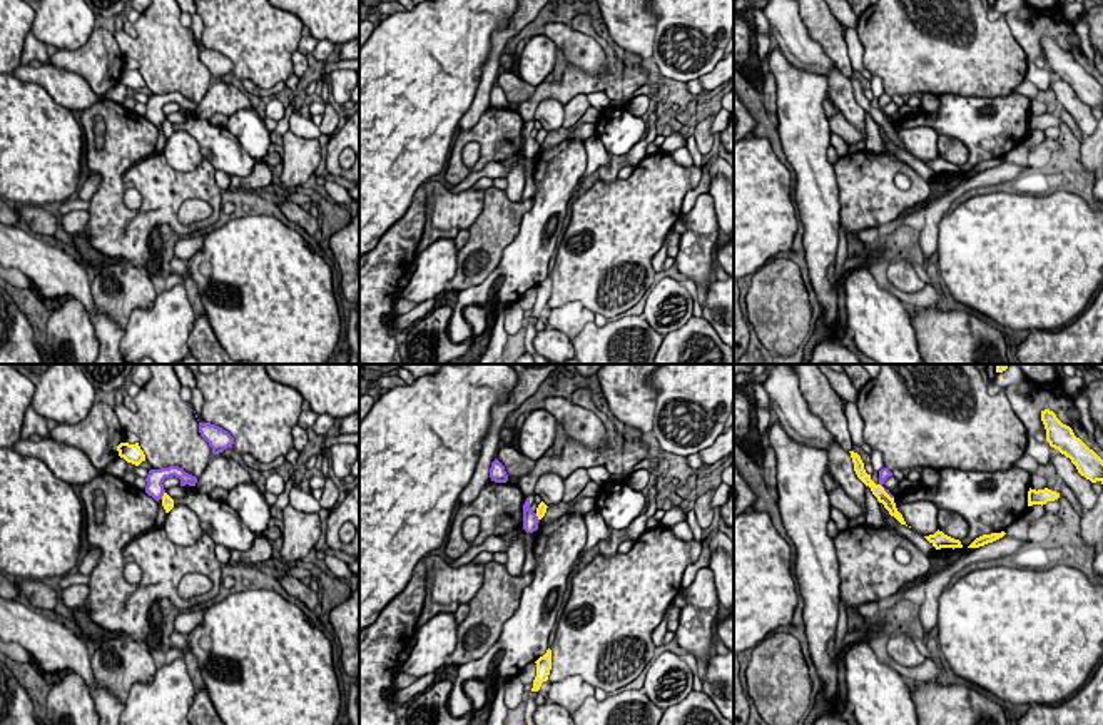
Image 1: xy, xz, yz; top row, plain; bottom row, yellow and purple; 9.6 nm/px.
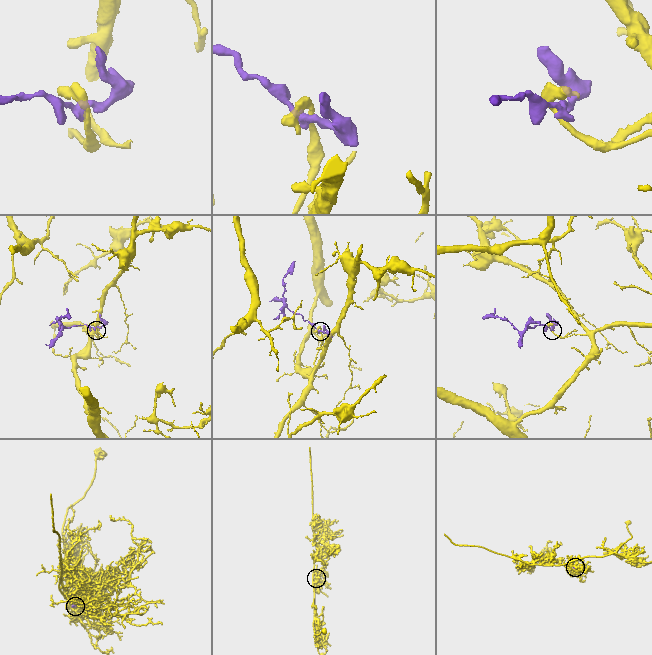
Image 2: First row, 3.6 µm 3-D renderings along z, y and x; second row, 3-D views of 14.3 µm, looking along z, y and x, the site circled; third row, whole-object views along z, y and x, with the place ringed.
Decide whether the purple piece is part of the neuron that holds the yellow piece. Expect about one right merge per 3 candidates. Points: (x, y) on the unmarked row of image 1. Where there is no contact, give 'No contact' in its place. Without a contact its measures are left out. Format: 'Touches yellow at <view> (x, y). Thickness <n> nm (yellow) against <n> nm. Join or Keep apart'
Touches yellow at yz (884, 117). Thickness 120 nm (yellow) against 120 nm. Keep apart

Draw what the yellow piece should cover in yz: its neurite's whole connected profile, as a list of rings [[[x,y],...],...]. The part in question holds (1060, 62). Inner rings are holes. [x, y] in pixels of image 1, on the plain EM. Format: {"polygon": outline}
{"polygon": [[[1041,37],[1041,47],[1050,72],[1070,84],[1081,102],[1091,109],[1100,107],[1103,110],[1103,85],[1076,63],[1073,55],[1063,50],[1053,37]]]}

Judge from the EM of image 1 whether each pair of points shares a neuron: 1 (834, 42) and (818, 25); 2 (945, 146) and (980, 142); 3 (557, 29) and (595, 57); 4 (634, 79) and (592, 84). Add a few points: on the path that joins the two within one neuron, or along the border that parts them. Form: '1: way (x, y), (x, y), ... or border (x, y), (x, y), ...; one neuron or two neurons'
1: way (831, 39), (821, 29); one neuron
2: border (940, 134), (965, 146), (963, 166); two neurons
3: way (567, 39), (585, 50); one neuron
4: way (624, 79), (619, 84), (602, 84); one neuron

